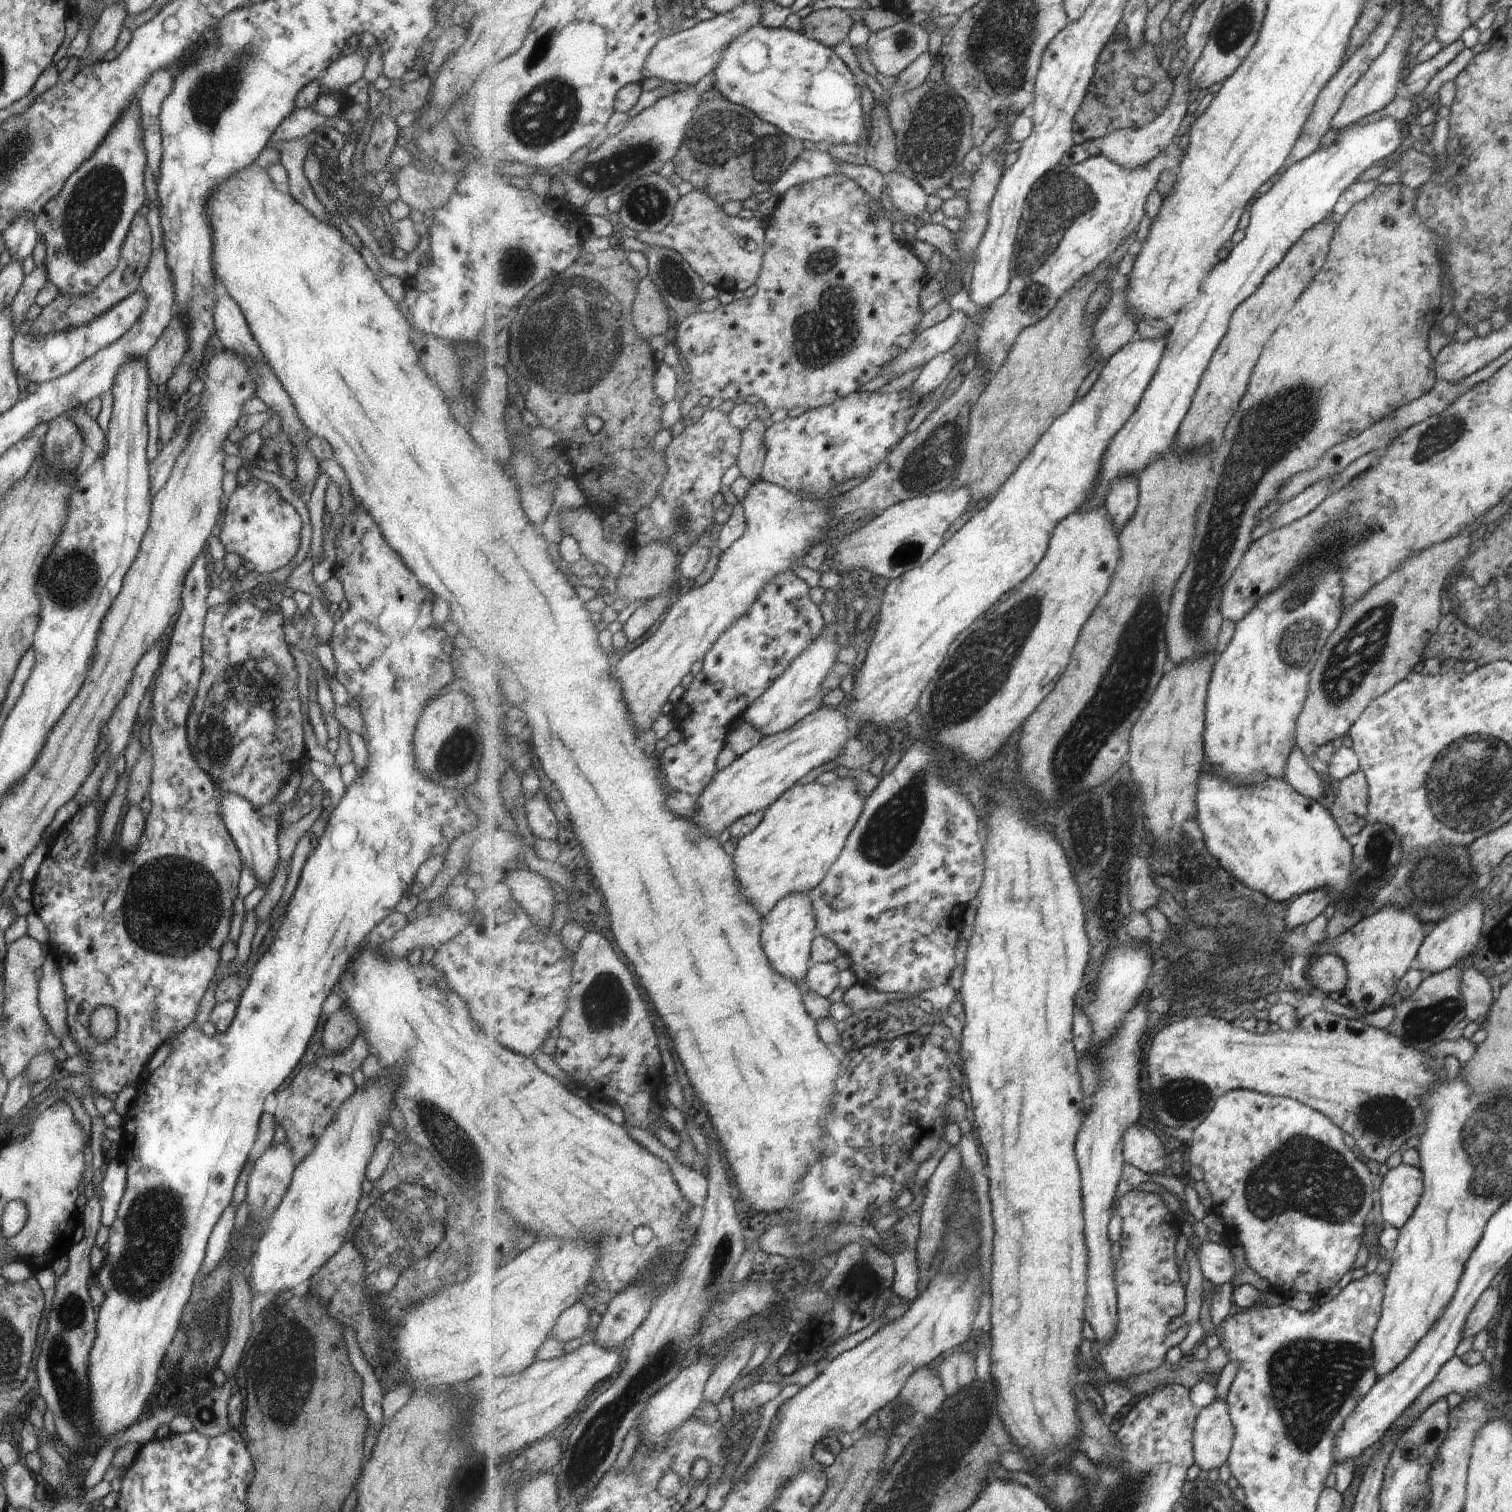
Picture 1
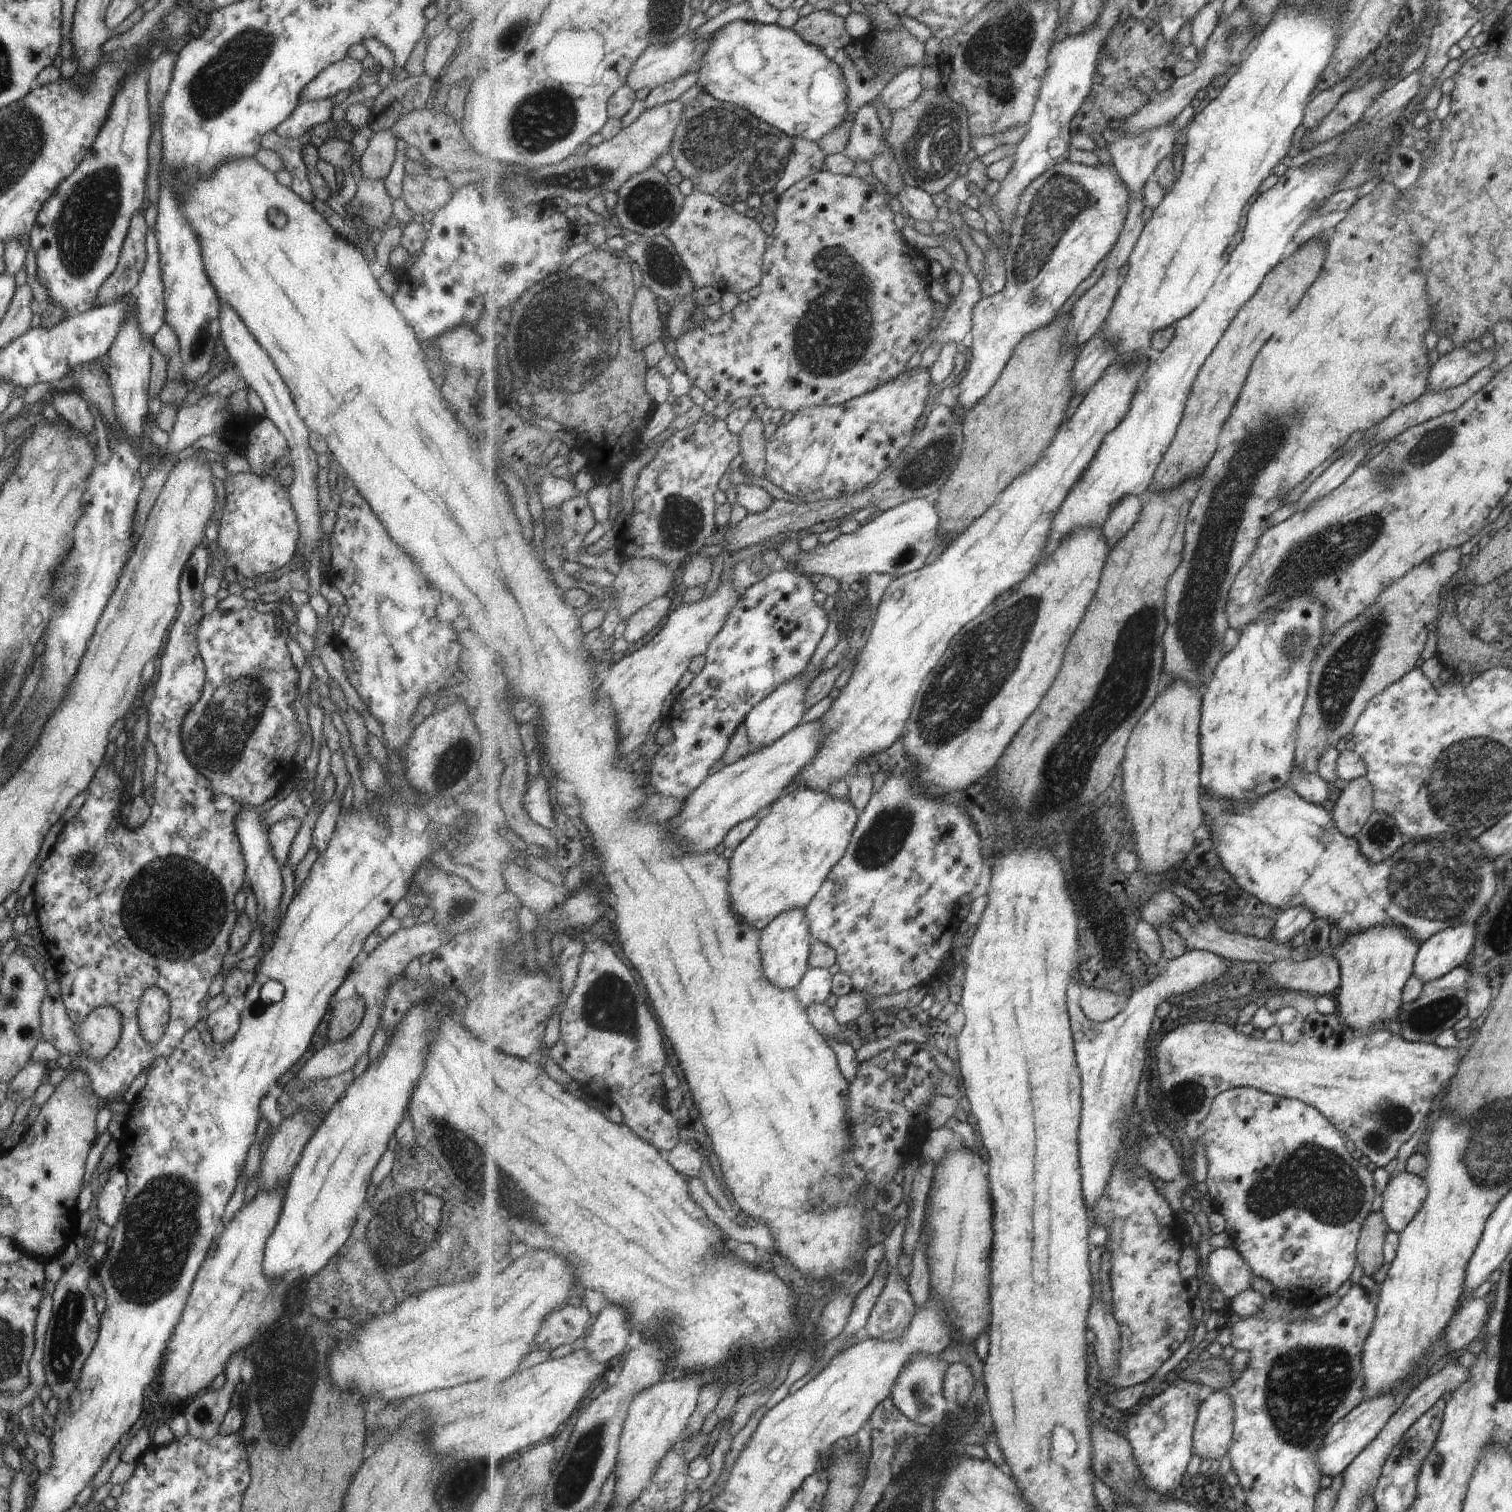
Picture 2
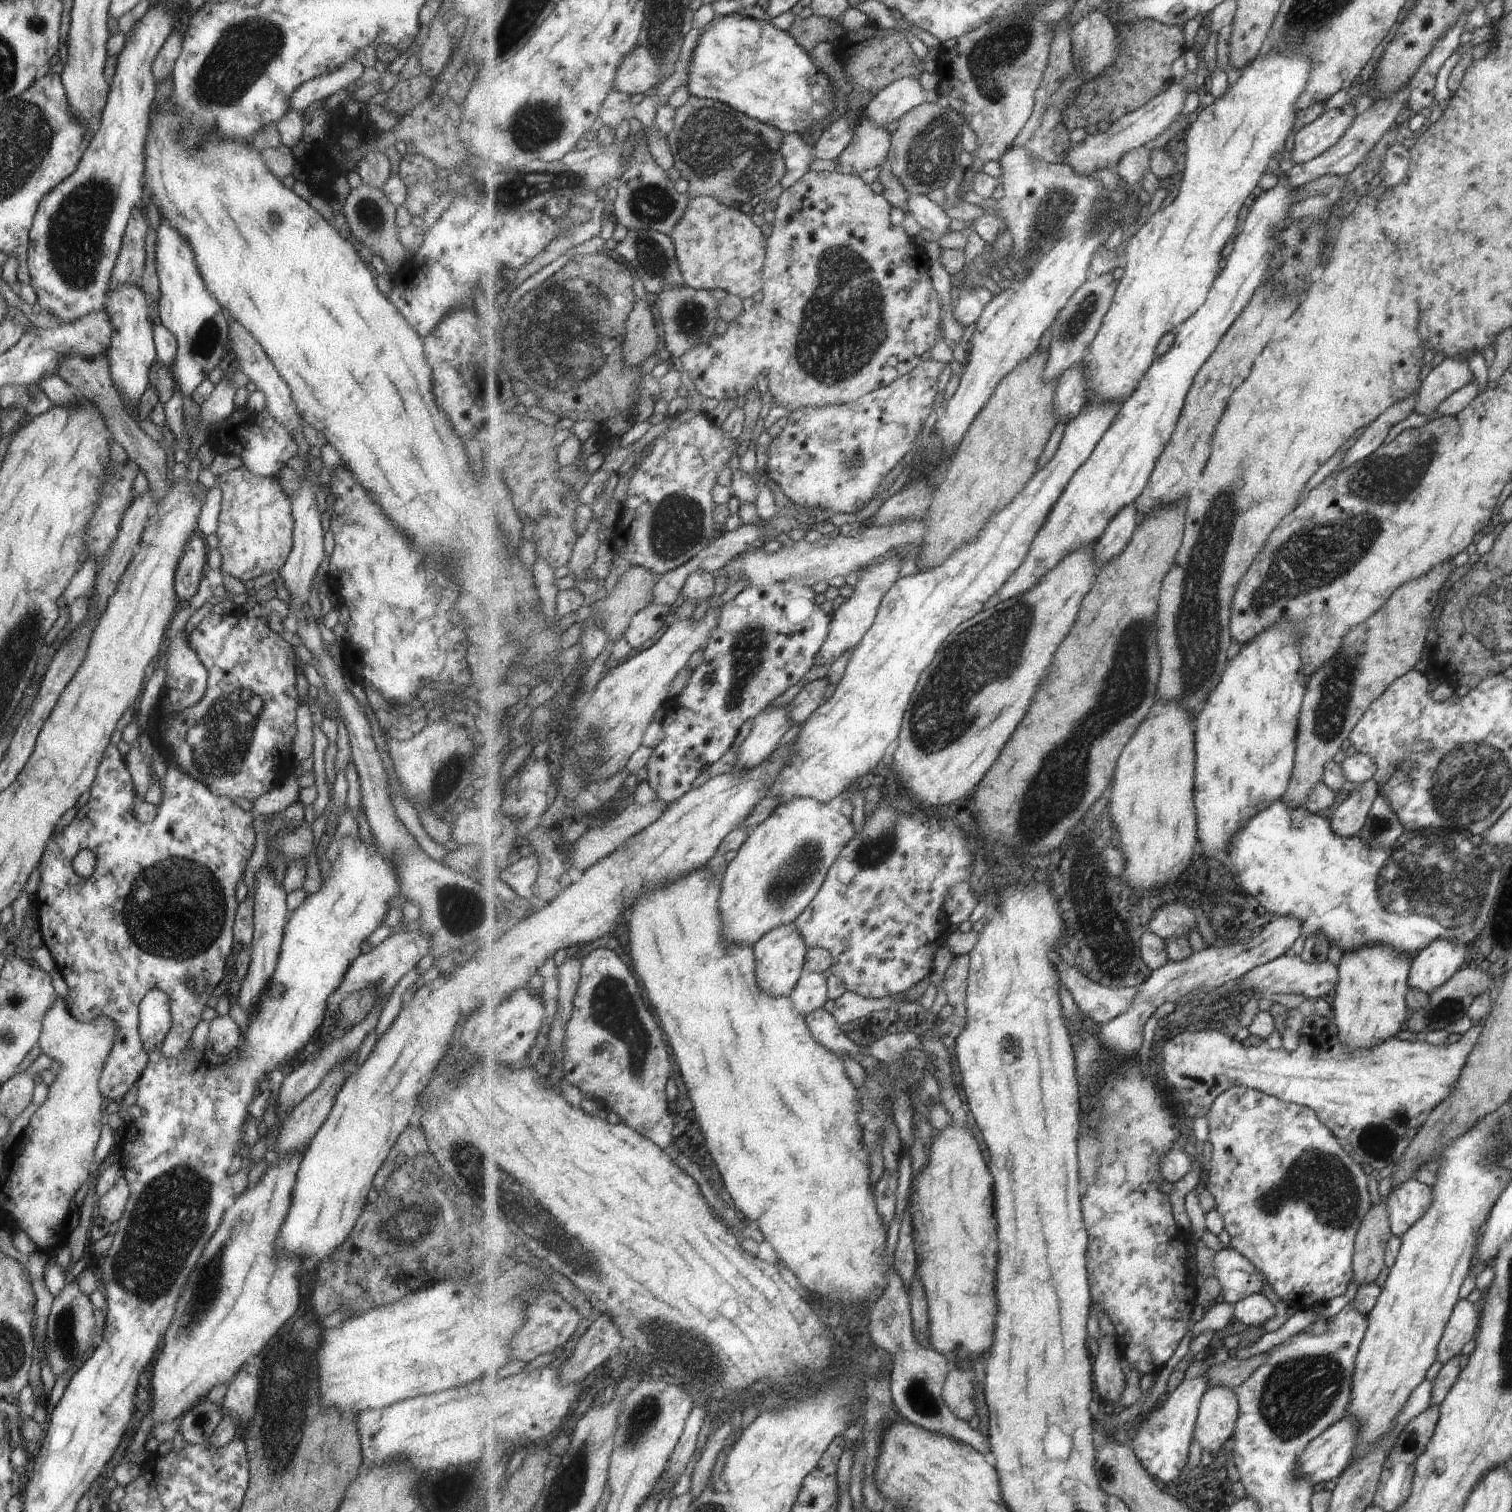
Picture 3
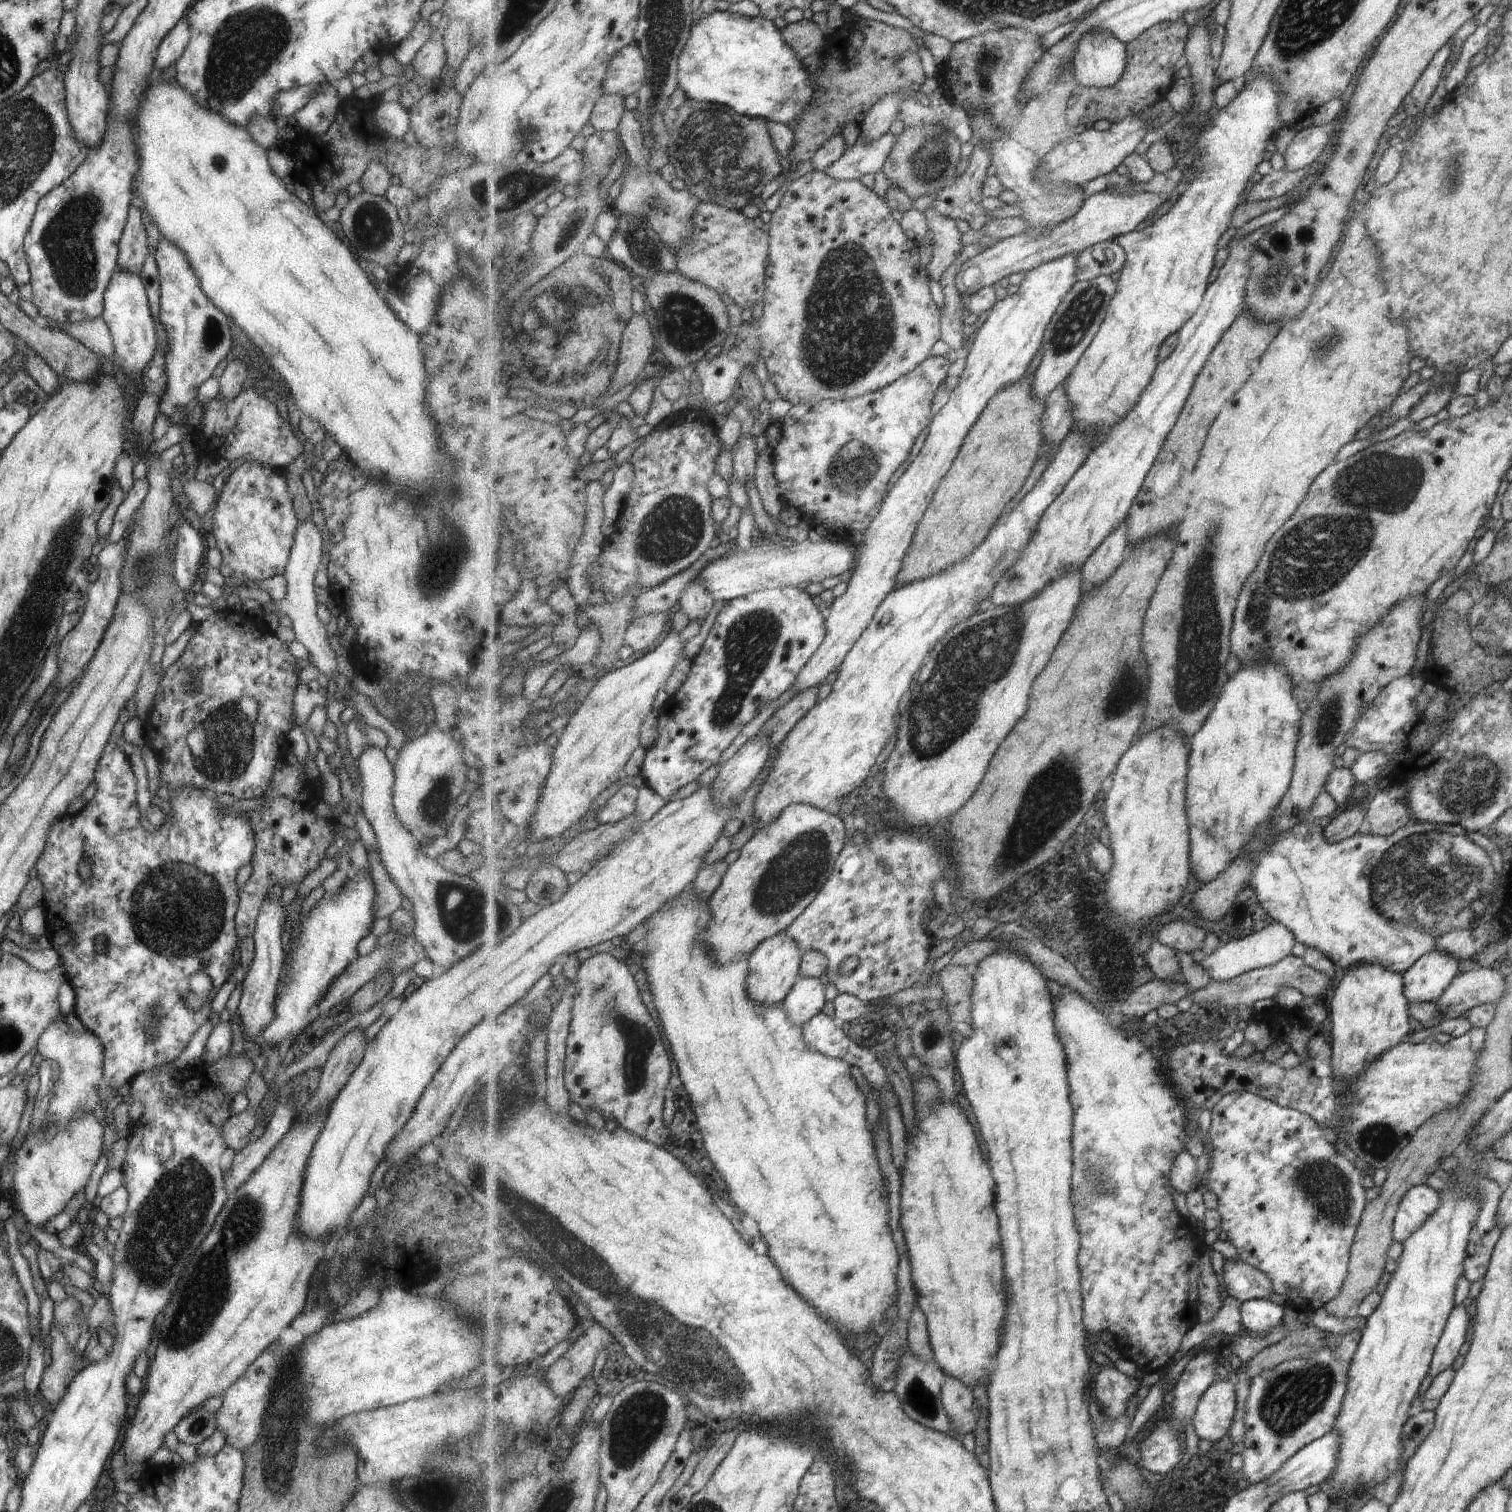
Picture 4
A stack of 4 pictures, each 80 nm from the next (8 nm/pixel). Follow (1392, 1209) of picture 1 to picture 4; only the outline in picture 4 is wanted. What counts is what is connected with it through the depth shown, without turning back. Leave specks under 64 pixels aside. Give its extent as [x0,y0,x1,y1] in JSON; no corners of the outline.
[1392,1184,1437,1242]

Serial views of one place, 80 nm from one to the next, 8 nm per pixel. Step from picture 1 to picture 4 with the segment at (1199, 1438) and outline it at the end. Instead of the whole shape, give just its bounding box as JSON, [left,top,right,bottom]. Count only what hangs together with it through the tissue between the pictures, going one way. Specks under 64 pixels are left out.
[1193,1380,1237,1442]

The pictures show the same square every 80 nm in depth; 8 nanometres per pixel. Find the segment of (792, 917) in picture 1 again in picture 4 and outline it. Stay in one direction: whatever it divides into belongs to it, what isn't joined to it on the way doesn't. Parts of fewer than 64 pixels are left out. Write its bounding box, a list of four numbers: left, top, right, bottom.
[749,932,803,1006]

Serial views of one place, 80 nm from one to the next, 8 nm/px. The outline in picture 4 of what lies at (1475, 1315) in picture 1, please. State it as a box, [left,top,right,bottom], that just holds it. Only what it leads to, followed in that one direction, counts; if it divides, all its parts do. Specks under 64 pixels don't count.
[1429,1304,1469,1376]

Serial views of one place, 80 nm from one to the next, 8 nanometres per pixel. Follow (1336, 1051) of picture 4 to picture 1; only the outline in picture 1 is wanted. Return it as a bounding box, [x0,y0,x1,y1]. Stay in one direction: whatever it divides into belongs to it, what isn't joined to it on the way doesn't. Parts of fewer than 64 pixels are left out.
[1332,906,1426,1012]

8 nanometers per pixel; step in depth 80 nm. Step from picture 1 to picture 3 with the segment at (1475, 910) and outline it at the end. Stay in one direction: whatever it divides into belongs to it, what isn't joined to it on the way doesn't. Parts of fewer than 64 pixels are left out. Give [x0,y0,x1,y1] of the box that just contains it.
[1407,938,1466,996]

